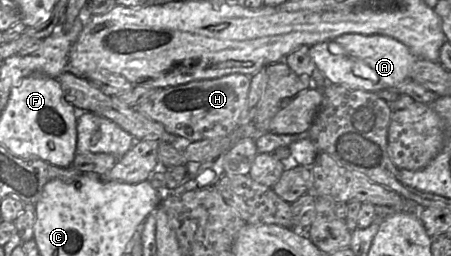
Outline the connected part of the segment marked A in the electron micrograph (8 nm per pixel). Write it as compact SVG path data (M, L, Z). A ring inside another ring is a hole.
M343 34L309 47L309 56L326 81L351 90L379 92L410 79L418 57L403 43L386 35Z

